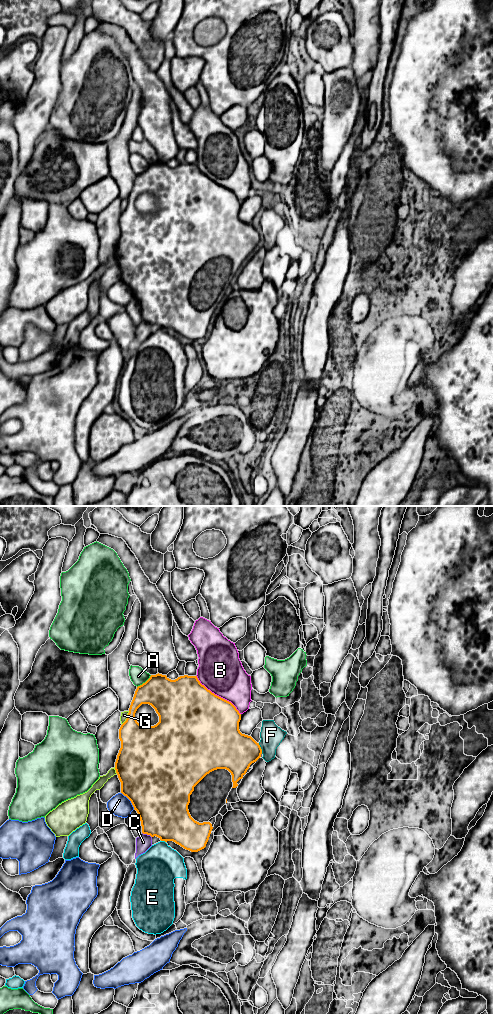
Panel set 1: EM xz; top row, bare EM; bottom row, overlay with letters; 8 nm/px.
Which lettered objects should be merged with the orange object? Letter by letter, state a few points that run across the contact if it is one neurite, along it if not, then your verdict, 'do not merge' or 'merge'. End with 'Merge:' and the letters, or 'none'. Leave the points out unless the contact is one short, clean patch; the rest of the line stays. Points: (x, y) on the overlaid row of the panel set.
A: do not merge
B: do not merge
C: do not merge
D: do not merge
E: line xz (161, 840), (165, 842); do not merge
F: line xz (258, 743), (262, 753); do not merge
G: do not merge
Merge: none

